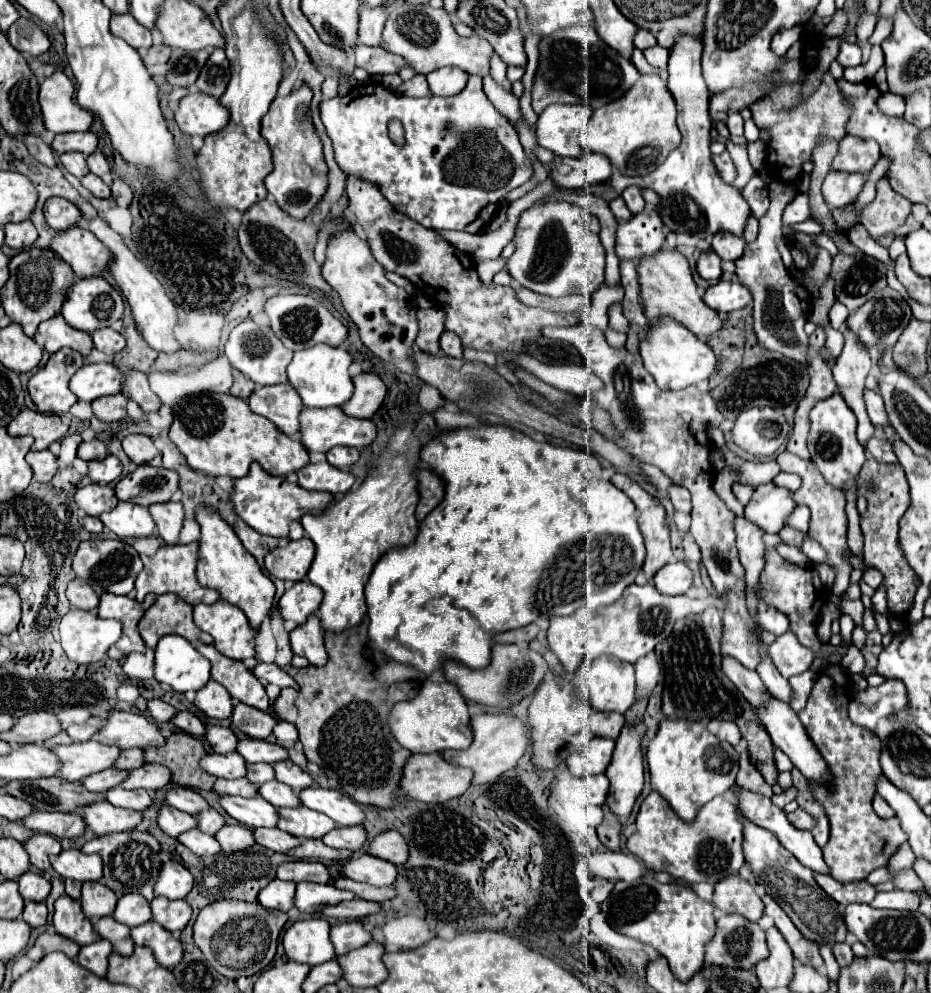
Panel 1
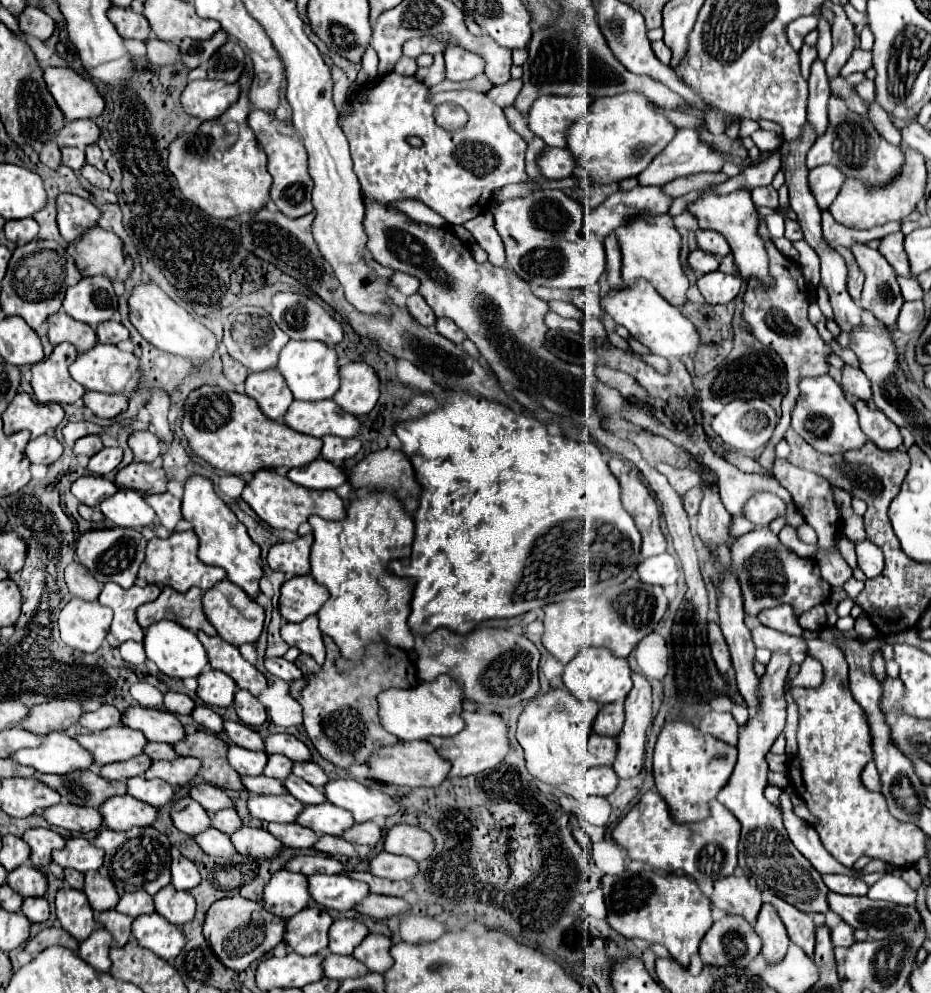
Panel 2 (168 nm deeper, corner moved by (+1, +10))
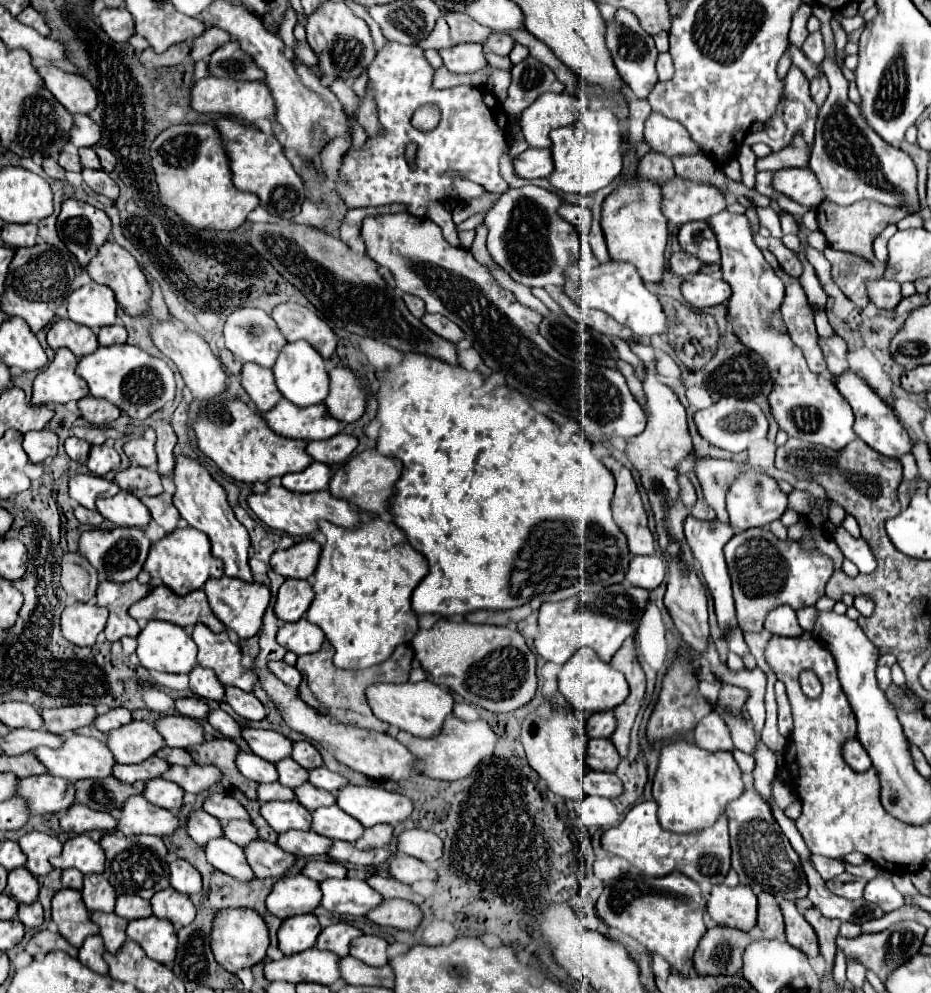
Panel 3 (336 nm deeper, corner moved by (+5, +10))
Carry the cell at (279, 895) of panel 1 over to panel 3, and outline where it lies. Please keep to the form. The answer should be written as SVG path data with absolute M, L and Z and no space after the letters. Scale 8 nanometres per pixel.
M283 876L275 882L271 894L267 896L267 910L277 918L285 920L297 914L311 914L321 904L321 888L311 878Z

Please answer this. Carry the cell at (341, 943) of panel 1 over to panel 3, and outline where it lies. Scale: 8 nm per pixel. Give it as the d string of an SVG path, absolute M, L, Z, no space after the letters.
M337 922L337 924L331 924L331 926L321 930L321 934L317 938L317 948L335 952L339 956L347 956L349 954L349 944L357 936L361 936L361 930L357 930L351 924Z

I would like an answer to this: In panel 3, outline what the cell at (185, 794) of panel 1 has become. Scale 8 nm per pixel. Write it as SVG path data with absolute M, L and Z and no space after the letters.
M209 792L207 794L203 810L209 812L211 816L215 816L221 822L229 822L229 820L251 820L249 814L247 814L247 810L233 796L219 794L219 792Z

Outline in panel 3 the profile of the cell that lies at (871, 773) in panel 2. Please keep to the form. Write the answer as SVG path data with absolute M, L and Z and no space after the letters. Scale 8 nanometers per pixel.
M851 738L849 742L845 742L843 758L855 772L865 772L871 768L871 758L865 752L865 748L861 746L861 742L857 742L857 738Z

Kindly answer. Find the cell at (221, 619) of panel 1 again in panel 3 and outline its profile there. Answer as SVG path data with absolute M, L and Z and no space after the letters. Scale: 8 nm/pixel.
M223 576L219 580L209 580L205 584L205 594L209 598L209 604L211 604L211 610L213 614L231 630L235 630L239 634L239 638L251 638L259 632L259 626L261 626L261 618L263 618L263 612L271 600L271 592L265 584L259 584L259 582L245 582L245 580L239 580L239 578L229 578L229 576Z

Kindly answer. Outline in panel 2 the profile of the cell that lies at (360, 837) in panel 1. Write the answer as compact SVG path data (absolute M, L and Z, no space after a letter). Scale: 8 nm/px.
M361 822L355 824L353 828L345 830L345 834L341 834L341 838L345 838L351 844L367 844L367 846L375 846L381 838L381 828L375 822Z

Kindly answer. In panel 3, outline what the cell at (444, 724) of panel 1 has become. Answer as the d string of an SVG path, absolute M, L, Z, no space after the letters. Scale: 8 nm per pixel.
M429 680L405 682L405 684L371 684L371 686L367 686L365 694L367 694L367 702L369 702L373 714L379 720L385 720L395 728L411 732L413 736L421 736L421 738L437 736L443 726L443 720L453 710L451 692Z

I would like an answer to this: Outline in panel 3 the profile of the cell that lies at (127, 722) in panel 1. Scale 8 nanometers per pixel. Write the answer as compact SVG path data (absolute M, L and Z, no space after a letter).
M187 716L159 718L157 730L165 738L165 746L171 746L171 748L189 748L189 746L205 742L201 724Z

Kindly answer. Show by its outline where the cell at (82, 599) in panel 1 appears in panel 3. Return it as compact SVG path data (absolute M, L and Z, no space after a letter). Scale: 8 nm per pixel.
M65 552L61 558L61 586L79 602L89 602L97 590L97 570L79 552Z

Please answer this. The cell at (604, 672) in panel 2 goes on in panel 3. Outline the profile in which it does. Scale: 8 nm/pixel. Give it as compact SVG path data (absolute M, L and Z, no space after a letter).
M579 648L573 654L573 658L561 666L561 672L557 674L557 686L563 698L577 712L589 712L589 714L601 710L613 710L629 696L629 686L625 682L625 676L613 670L609 664L601 662L591 648Z

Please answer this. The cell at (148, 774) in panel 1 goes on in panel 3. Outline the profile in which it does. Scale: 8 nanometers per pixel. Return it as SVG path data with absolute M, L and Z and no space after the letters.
M193 764L189 768L171 766L163 774L163 778L179 784L185 792L201 794L201 792L207 792L211 786L221 782L221 770L217 770L215 766L199 766L199 764Z

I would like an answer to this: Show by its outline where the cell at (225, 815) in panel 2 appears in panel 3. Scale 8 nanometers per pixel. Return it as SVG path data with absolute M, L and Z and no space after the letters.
M233 820L223 824L223 832L225 832L225 838L229 838L241 848L245 848L249 842L259 838L259 830L251 822L243 822L243 820Z

